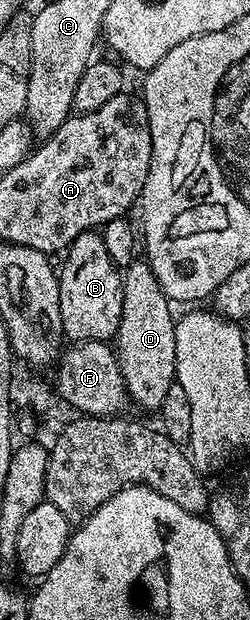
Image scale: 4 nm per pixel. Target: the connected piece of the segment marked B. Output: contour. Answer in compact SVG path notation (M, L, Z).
M89 231L78 235L74 243L68 246L63 254L64 269L59 270L60 278L60 310L62 311L62 327L65 338L76 343L86 341L111 342L118 331L118 323L122 319L122 283L124 278L121 270L112 264L110 251L106 251L106 243L99 232Z

